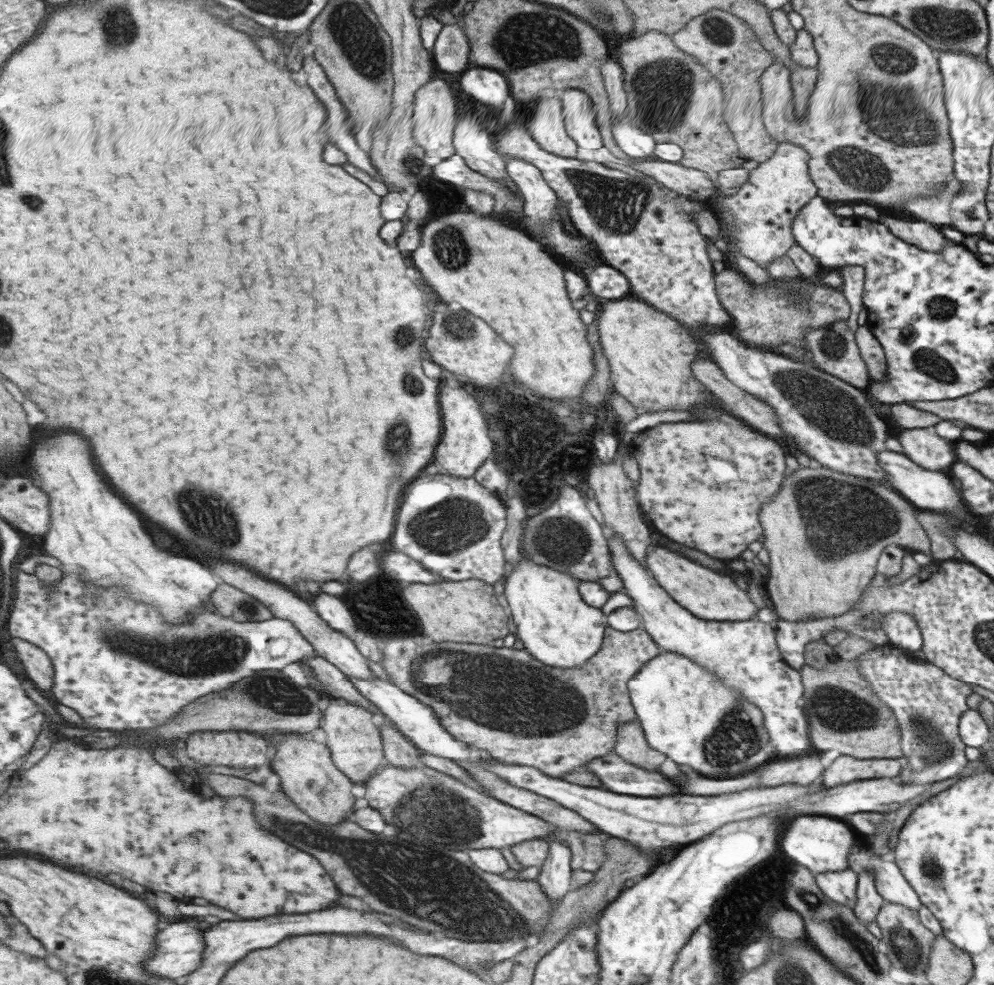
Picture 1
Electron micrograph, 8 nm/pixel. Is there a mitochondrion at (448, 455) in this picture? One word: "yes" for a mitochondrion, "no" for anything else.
no

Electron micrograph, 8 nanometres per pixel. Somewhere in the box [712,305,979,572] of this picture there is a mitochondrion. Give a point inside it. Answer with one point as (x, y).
(856, 521)

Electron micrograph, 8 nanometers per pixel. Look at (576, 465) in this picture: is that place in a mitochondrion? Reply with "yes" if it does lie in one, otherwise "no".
no

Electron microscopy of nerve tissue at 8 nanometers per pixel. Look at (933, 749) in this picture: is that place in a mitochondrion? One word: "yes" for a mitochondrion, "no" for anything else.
yes

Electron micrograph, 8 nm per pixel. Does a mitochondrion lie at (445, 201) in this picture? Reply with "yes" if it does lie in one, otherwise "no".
yes

